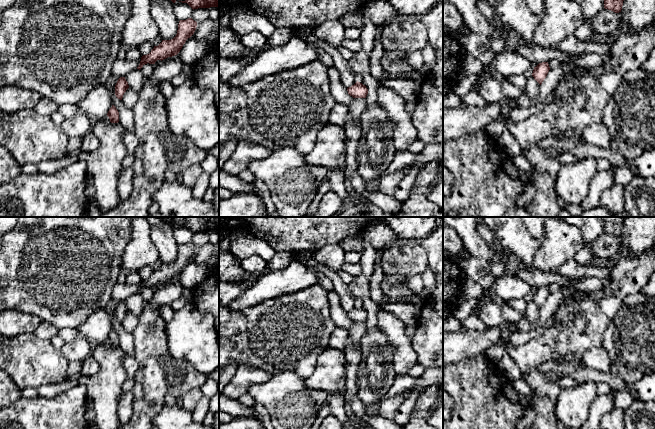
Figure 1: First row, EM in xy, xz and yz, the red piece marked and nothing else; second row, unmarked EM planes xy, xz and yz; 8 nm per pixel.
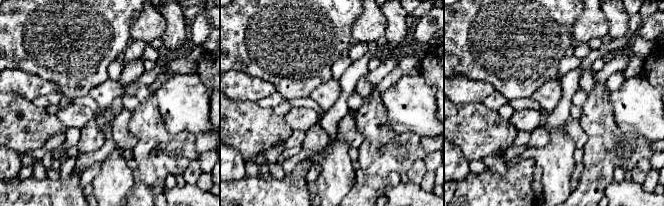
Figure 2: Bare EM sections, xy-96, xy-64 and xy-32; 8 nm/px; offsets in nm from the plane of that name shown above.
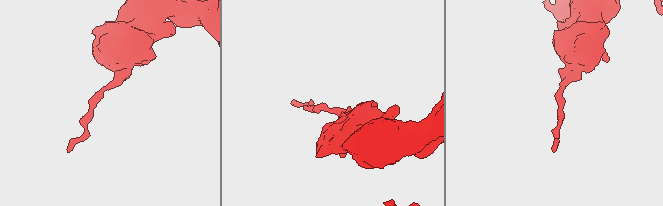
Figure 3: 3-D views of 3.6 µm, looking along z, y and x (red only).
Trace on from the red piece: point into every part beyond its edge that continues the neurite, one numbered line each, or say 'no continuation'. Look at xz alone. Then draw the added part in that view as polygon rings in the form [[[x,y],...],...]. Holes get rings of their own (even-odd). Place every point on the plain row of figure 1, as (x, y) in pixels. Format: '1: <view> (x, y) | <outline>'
no continuation

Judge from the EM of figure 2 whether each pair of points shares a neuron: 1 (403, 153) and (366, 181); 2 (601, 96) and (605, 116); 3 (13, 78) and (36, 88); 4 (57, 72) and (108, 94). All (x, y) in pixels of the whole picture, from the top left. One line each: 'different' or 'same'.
1: same
2: same
3: same
4: different

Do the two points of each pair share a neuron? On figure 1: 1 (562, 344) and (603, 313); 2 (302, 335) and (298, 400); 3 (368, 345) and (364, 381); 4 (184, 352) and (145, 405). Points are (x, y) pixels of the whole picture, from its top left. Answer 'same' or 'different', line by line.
1: same
2: different
3: same
4: different

